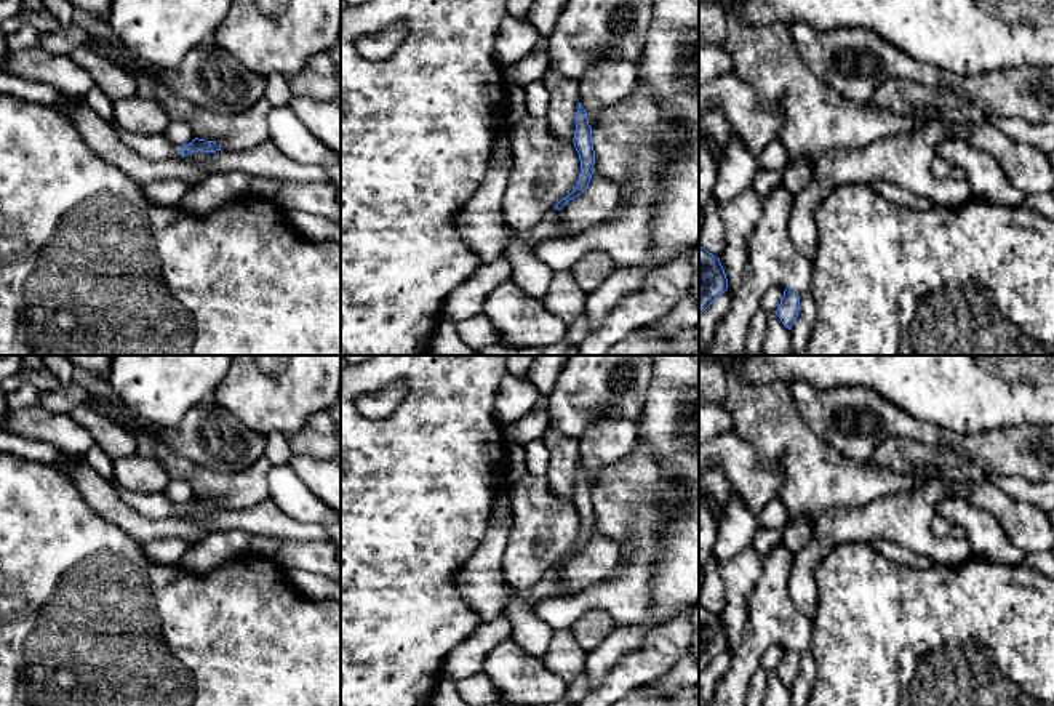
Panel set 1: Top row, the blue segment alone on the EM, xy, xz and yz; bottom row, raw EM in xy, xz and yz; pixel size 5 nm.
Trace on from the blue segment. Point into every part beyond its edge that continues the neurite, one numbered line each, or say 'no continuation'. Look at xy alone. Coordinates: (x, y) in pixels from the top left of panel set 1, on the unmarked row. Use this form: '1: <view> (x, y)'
1: xy (155, 506)

